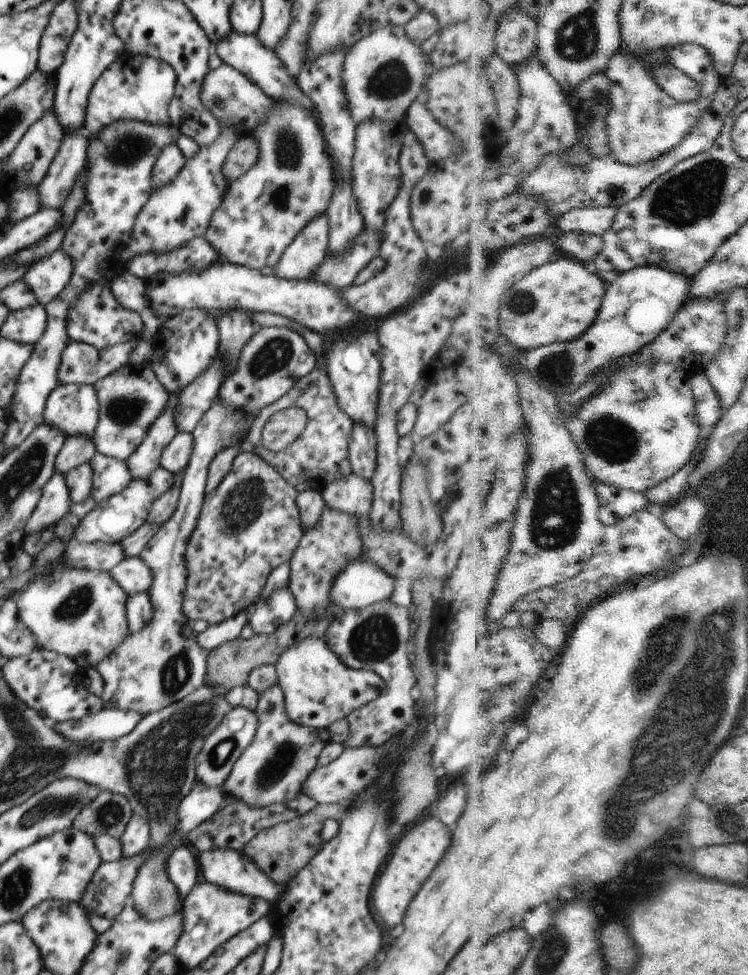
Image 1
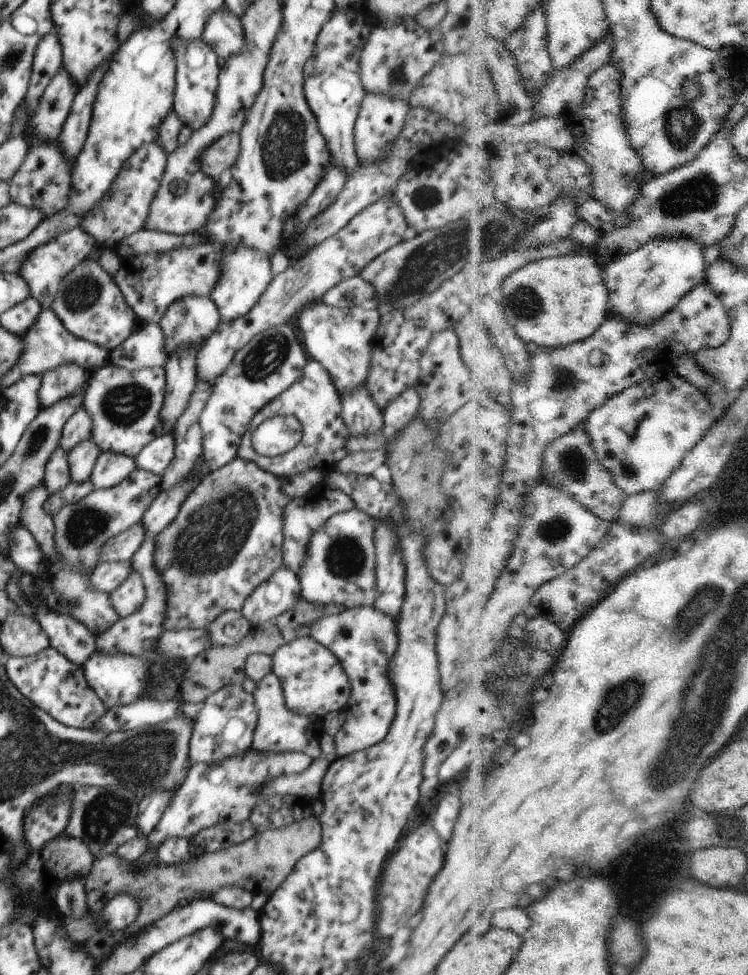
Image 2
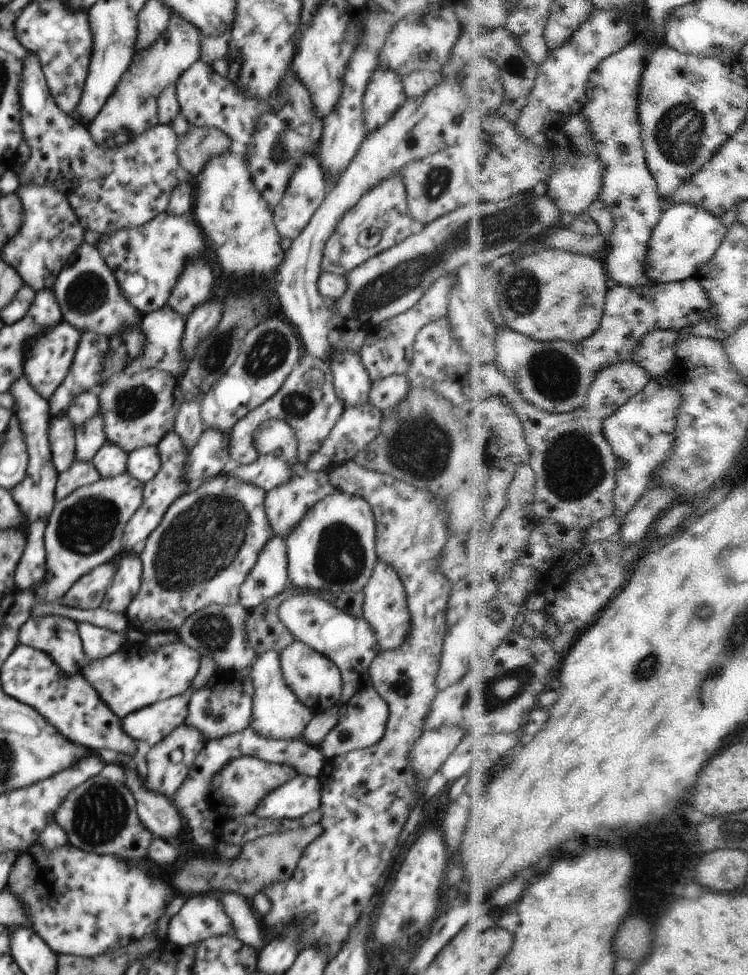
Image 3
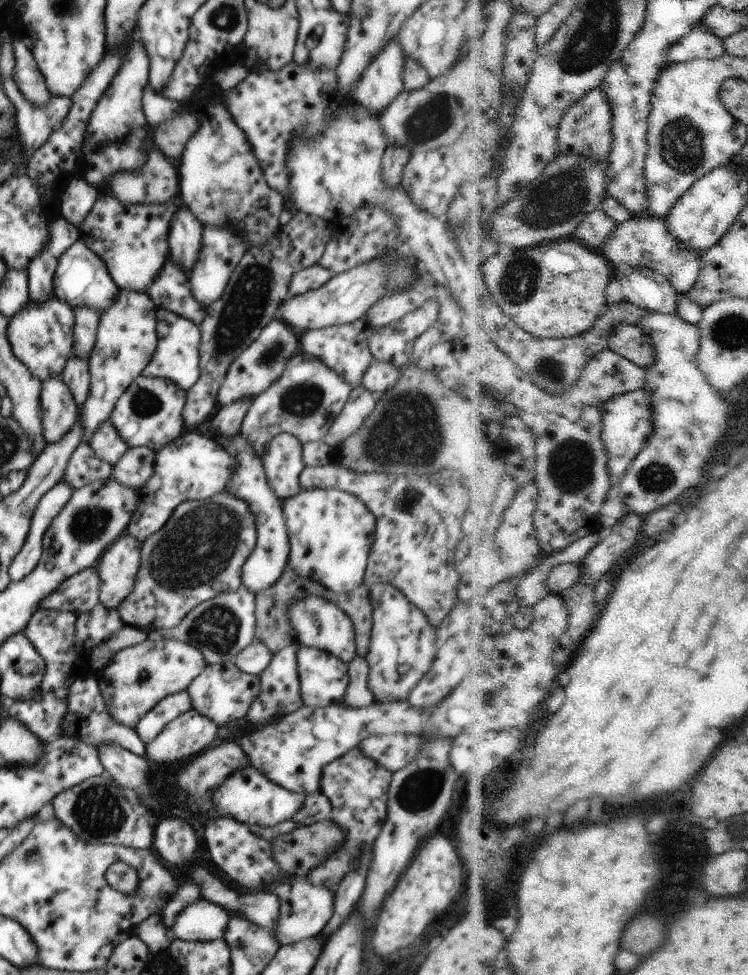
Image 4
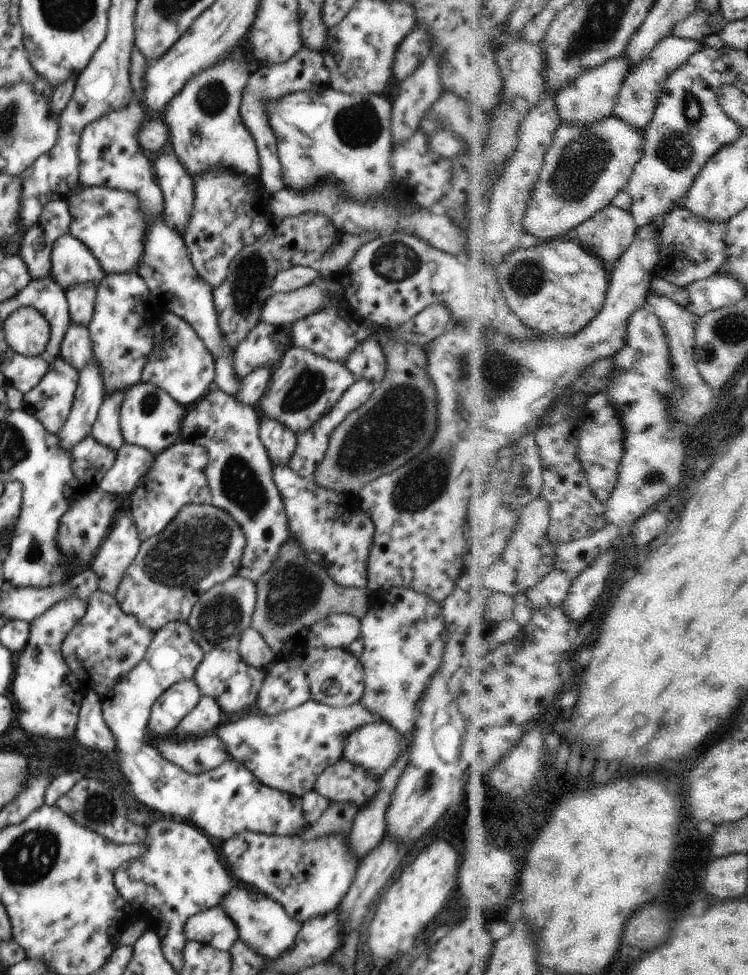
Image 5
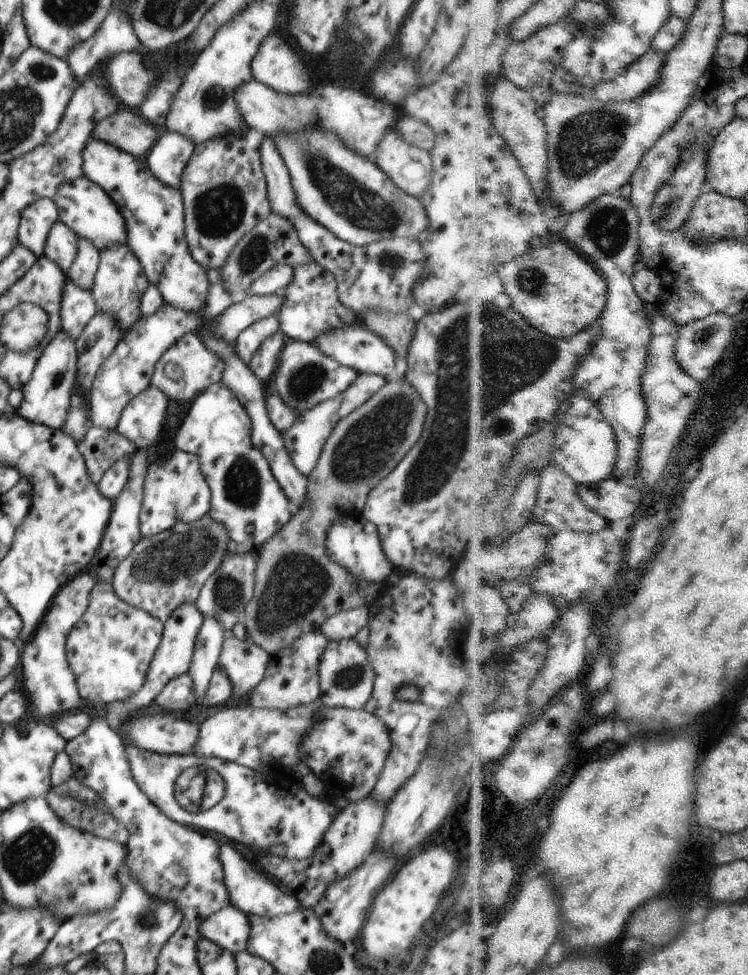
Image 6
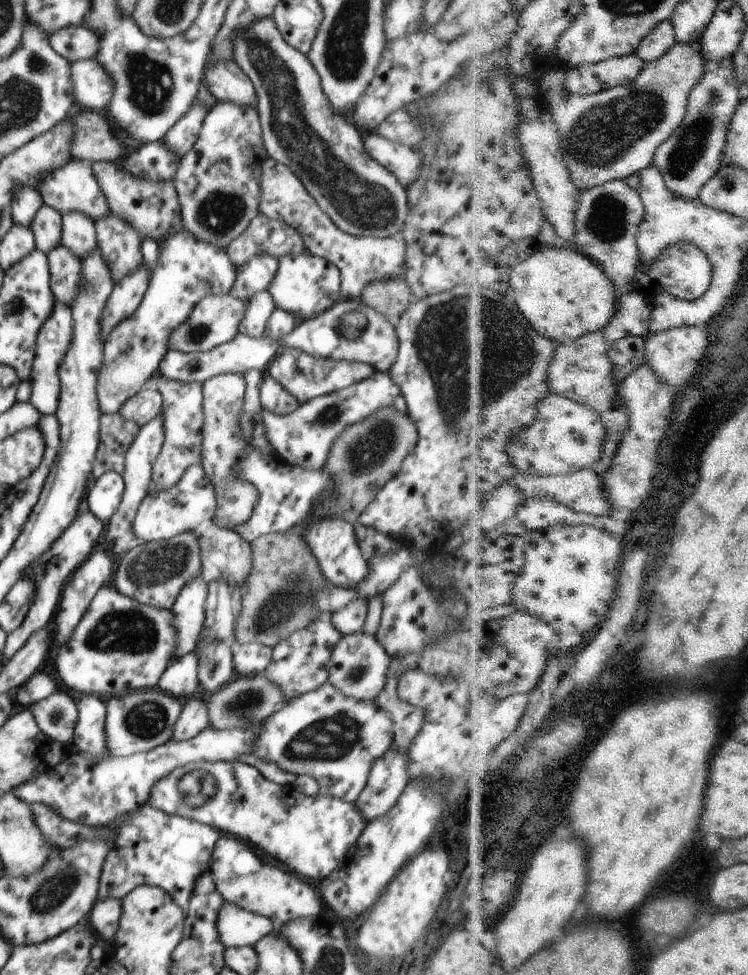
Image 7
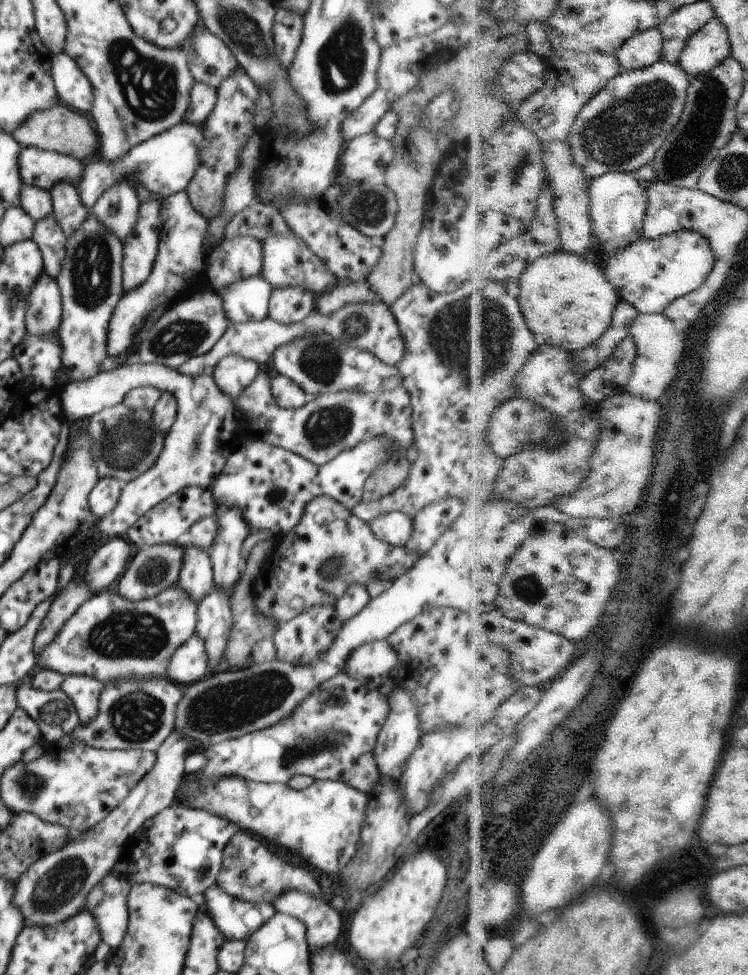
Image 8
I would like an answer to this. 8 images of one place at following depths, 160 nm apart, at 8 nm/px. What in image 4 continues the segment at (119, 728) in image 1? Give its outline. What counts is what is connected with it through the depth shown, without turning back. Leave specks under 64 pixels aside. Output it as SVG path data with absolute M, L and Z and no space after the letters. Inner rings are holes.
M187 690L168 695L142 716L134 730L138 733L140 740L147 745L164 730L171 720L188 712L191 708L191 698Z

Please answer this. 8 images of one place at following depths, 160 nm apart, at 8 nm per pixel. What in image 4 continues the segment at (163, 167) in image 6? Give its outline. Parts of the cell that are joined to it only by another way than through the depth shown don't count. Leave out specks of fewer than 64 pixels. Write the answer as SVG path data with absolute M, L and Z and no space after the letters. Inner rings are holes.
M179 209L169 226L169 254L171 261L188 276L202 250L202 226L192 212Z

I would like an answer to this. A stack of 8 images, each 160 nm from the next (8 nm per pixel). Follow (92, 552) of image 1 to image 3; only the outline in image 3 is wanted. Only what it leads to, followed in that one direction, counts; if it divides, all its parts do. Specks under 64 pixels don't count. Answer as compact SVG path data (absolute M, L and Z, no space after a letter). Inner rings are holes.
M169 432L158 444L159 455L161 456L161 467L158 474L152 480L145 483L143 488L143 501L138 510L126 523L121 545L122 554L140 554L146 546L146 540L154 532L154 529L161 523L164 513L168 507L184 493L194 490L183 482L183 472L186 466L188 449L182 444L181 438L174 432Z

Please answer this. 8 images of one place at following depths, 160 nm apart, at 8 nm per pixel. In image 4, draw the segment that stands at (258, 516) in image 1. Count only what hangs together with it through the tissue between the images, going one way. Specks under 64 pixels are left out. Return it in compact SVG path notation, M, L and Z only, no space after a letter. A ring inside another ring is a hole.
M217 492L202 500L181 502L166 524L141 544L141 563L135 587L117 608L126 625L148 633L173 629L195 606L220 593L235 593L243 584L242 567L257 541L257 520L249 504L231 492Z

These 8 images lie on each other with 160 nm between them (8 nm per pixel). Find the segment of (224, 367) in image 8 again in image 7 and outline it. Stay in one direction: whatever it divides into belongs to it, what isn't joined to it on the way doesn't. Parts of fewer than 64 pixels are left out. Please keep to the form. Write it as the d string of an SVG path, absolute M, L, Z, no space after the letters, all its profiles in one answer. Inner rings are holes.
M240 373L215 376L201 386L203 392L201 465L214 487L217 498L213 522L228 531L234 531L239 525L250 520L259 499L259 490L250 481L243 479L237 469L237 463L253 450L251 441L242 436L239 423L245 386L246 381Z

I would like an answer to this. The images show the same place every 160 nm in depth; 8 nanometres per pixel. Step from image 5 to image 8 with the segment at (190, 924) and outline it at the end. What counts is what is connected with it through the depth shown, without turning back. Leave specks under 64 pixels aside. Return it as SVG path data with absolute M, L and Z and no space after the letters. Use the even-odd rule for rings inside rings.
M212 886L200 898L214 926L227 940L248 939L276 913L268 902L244 902L230 896L222 888Z

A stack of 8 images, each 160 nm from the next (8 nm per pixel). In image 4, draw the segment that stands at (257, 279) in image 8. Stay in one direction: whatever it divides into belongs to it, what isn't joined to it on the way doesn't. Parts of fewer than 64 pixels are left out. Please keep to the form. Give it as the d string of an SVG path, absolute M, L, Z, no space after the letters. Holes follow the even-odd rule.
M275 318L274 322L270 321L262 330L262 334L260 333L260 336L230 365L217 392L218 404L224 407L243 399L254 400L282 376L287 362L300 351L299 349L299 340L290 326L280 318Z

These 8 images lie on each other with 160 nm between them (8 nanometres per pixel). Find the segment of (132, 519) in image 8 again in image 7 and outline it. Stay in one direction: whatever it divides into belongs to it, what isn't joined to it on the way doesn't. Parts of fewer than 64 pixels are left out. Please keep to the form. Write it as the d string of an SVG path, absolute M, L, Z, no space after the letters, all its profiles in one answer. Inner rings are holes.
M156 371L150 385L157 388L163 396L162 426L164 431L163 445L160 454L153 462L151 489L167 489L176 484L191 464L201 464L202 423L203 423L203 392L200 383L180 383L164 379Z

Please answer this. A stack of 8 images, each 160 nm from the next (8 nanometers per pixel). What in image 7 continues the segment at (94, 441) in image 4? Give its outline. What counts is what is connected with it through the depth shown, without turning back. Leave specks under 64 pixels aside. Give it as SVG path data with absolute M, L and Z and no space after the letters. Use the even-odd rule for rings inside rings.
M182 228L165 240L158 248L160 258L144 300L130 318L123 320L108 335L103 346L97 382L101 414L118 413L129 398L146 387L169 351L170 335L174 330L190 318L194 307L204 297L228 295L237 278L236 268L225 250L195 239L187 229Z

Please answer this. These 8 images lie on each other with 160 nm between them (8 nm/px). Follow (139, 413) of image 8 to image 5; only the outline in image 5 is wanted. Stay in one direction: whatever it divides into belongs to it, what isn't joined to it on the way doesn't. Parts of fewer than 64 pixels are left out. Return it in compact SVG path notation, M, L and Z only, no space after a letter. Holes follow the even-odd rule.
M86 436L72 448L72 472L88 489L97 487L116 462L116 456L116 450L110 450L92 436Z

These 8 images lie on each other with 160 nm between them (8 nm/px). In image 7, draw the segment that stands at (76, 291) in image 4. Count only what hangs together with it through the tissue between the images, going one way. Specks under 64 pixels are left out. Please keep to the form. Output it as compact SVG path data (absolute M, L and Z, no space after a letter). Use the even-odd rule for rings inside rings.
M46 204L42 205L30 228L35 236L37 250L45 255L61 244L62 217L55 208Z

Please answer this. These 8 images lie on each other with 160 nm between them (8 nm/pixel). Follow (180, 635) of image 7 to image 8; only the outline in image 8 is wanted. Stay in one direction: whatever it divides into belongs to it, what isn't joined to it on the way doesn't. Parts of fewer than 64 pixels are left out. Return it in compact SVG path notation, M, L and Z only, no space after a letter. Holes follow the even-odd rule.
M192 542L182 548L184 548L184 560L177 584L182 586L184 592L188 592L188 596L196 604L199 604L200 600L212 590L214 584L209 551L194 546Z

